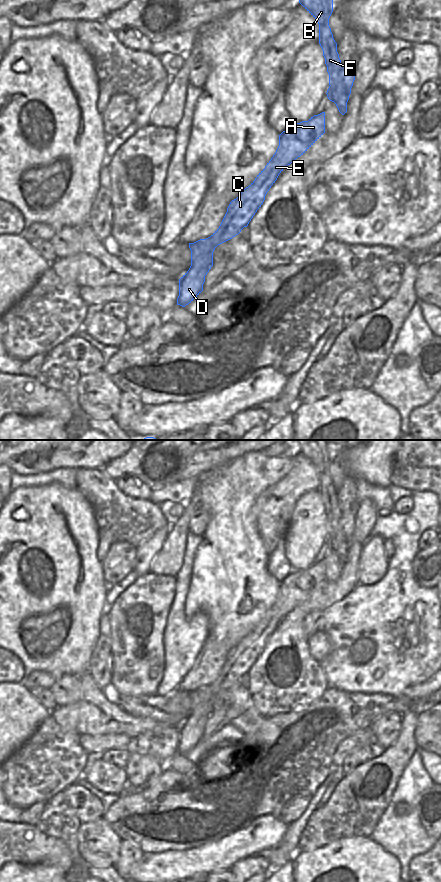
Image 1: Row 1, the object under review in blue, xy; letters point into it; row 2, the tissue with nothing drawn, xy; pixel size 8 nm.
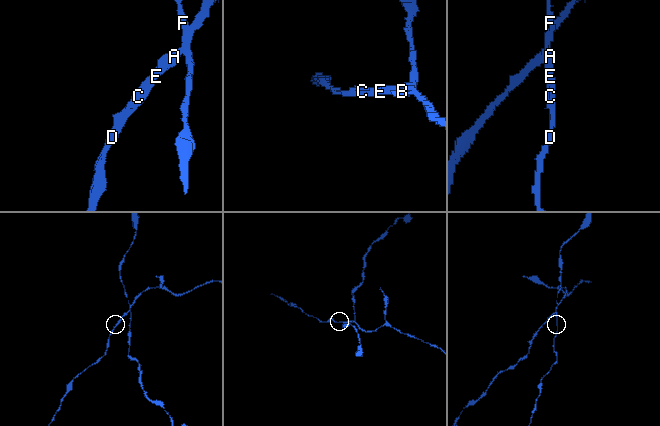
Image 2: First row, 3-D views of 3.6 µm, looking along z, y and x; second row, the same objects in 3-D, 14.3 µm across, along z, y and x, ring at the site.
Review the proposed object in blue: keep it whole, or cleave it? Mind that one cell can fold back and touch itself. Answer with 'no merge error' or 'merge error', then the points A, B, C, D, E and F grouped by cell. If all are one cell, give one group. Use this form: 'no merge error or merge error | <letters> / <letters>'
merge error | A C D E / B F

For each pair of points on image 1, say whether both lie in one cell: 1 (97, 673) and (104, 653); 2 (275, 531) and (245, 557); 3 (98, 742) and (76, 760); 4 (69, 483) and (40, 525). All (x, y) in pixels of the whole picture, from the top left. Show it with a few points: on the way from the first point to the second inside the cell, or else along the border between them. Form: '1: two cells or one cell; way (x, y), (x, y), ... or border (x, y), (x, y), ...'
1: one cell; way (100, 668), (101, 658)
2: two cells; border (255, 520), (262, 545), (268, 555)
3: two cells; border (80, 735), (79, 744), (89, 754)
4: two cells; border (43, 484), (59, 483), (66, 488), (75, 488)

